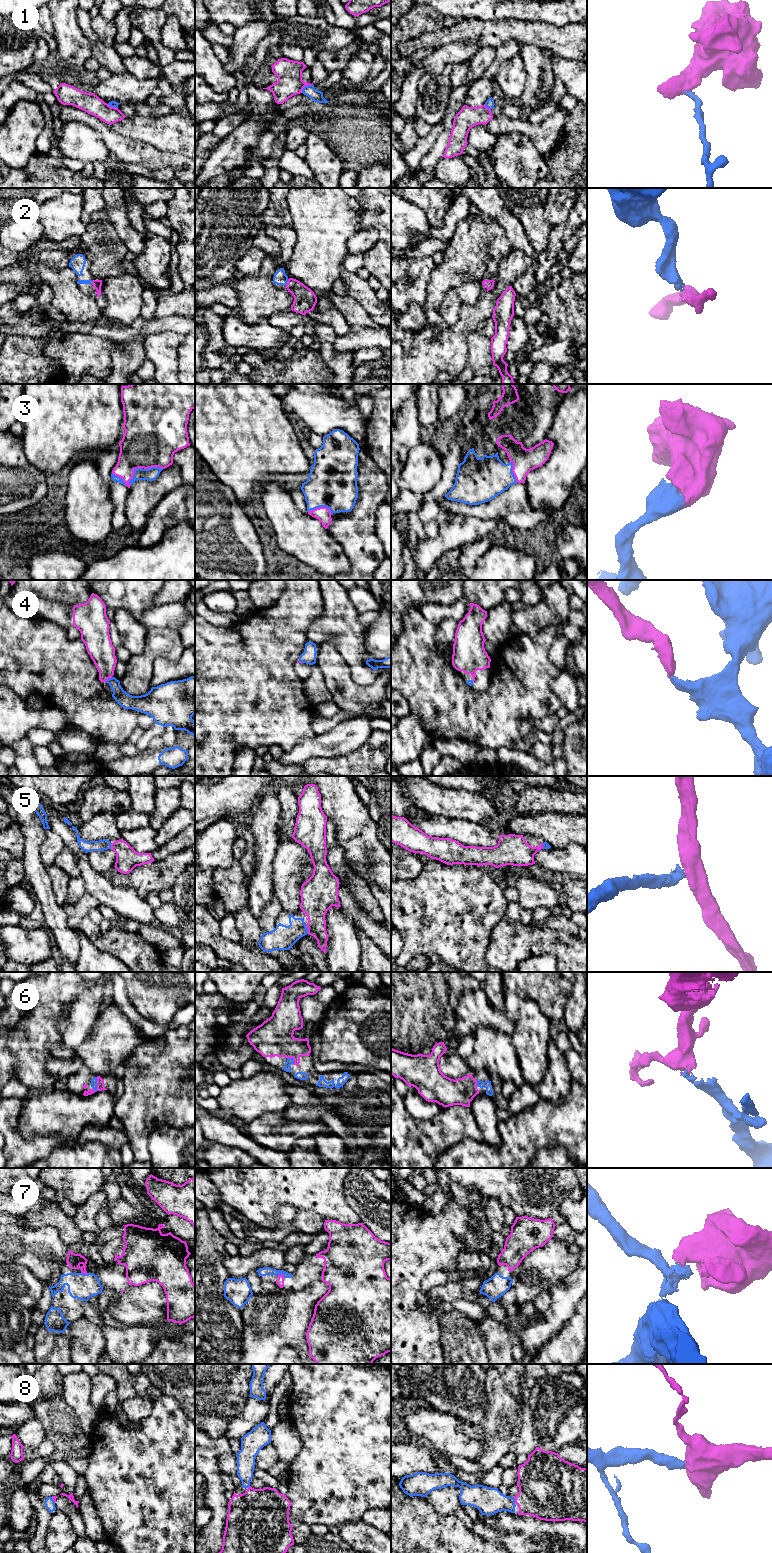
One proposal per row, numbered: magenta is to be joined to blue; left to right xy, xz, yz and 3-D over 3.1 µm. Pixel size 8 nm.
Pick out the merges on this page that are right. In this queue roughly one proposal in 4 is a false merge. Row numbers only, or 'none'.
2, 3, 4, 5, 6, 7, 8

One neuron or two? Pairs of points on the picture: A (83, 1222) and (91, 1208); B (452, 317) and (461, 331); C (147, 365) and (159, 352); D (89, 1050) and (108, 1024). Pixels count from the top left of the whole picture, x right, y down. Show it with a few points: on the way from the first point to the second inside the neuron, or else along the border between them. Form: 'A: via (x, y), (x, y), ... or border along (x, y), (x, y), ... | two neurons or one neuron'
A: via (87, 1219), (88, 1212) | one neuron
B: border along (461, 304), (458, 310), (458, 319), (449, 325) | two neurons
C: border along (146, 358), (153, 364), (155, 373) | two neurons
D: via (94, 1044), (108, 1030) | one neuron

